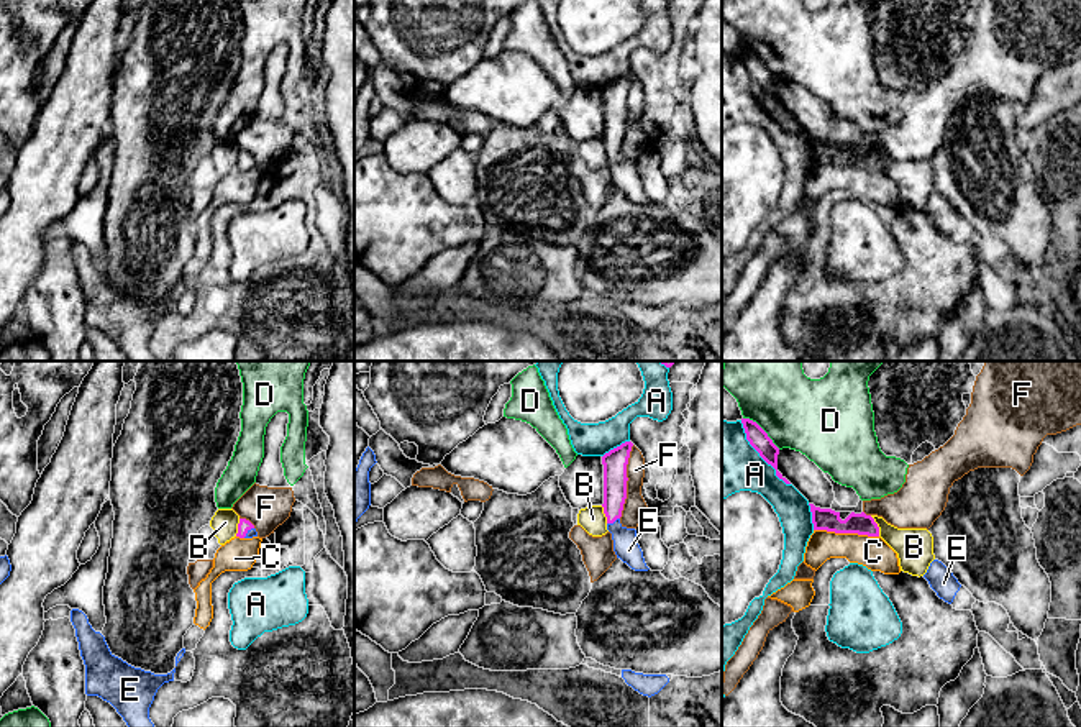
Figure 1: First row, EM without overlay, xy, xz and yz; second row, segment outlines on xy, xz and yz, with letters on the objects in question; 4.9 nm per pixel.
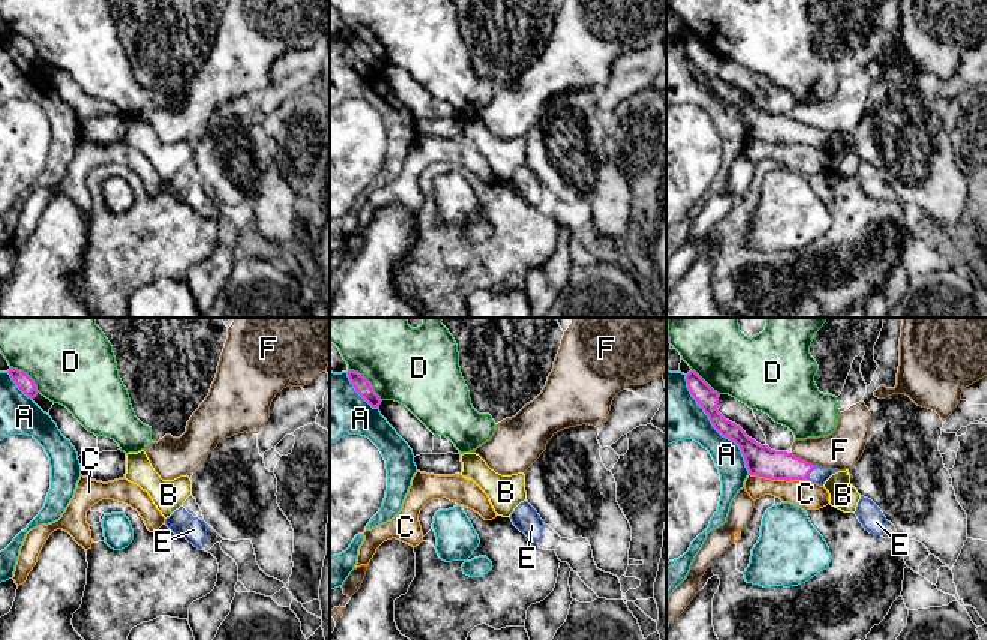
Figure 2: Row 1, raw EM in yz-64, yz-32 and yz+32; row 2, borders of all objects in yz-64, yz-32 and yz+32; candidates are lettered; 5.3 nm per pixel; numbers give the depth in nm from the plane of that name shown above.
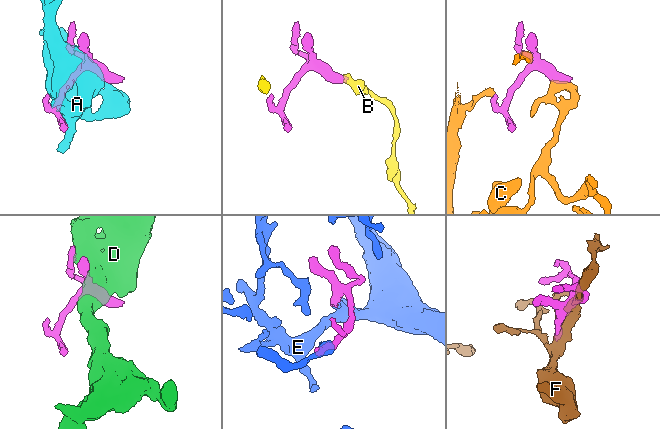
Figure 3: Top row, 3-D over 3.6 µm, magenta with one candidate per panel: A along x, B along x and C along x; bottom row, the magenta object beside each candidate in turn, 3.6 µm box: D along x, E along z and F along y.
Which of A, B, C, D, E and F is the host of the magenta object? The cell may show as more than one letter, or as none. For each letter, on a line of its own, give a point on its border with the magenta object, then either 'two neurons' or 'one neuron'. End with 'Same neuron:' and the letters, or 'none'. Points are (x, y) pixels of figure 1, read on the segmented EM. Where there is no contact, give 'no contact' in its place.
A: yz (760, 455) | two neurons
B: yz (876, 525) | two neurons
C: yz (847, 532) | two neurons
D: yz (763, 430) | two neurons
E: xz (612, 522) | one neuron
F: xz (627, 480) | two neurons
Same neuron: E

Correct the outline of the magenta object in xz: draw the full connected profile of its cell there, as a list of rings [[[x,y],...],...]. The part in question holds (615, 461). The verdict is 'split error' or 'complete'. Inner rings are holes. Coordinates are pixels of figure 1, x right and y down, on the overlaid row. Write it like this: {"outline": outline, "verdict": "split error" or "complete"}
{"outline": [[[625,441],[602,456],[604,464],[604,514],[607,530],[612,533],[617,558],[635,571],[648,571],[643,551],[636,540],[636,530],[620,524],[627,499],[627,464],[633,443]]], "verdict": "split error"}

